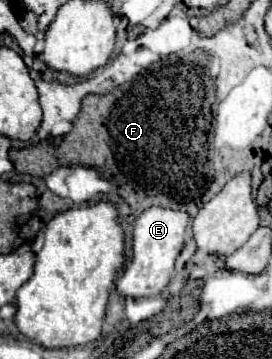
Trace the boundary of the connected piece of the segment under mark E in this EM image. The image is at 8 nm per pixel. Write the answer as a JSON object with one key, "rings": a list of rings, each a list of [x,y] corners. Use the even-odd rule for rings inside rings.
{"rings":[[[150,207],[134,223],[132,231],[132,257],[126,263],[122,275],[116,279],[116,289],[124,297],[152,297],[158,295],[174,273],[174,261],[184,245],[184,235],[190,215],[186,211],[174,211],[166,207]]]}

